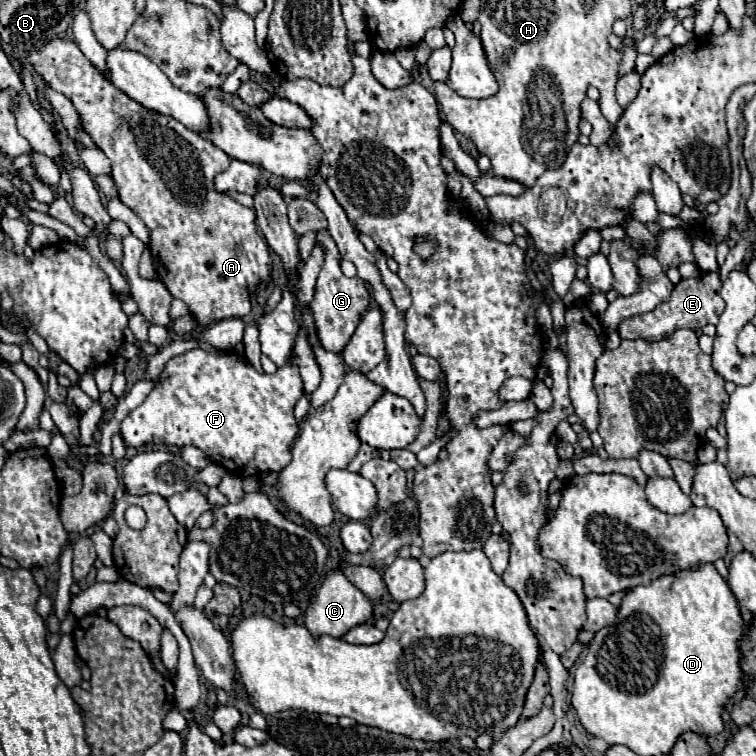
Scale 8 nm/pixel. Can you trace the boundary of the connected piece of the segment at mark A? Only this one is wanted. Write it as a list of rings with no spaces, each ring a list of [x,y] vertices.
[[[54,39],[42,49],[30,51],[26,61],[54,91],[64,93],[74,103],[84,131],[112,161],[112,179],[120,201],[128,205],[150,229],[148,247],[154,257],[158,279],[176,299],[182,299],[190,307],[198,327],[204,329],[220,319],[248,315],[252,309],[250,291],[258,287],[266,289],[271,281],[270,253],[266,239],[256,229],[254,209],[240,205],[230,195],[212,187],[212,179],[228,167],[230,157],[200,133],[188,131],[176,119],[148,111],[132,101],[90,65],[74,41]]]

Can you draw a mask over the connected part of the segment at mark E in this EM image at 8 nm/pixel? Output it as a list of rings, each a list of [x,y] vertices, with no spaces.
[[[720,269],[702,273],[700,277],[690,277],[690,279],[680,279],[680,283],[674,287],[670,301],[660,303],[654,311],[634,315],[624,319],[618,327],[620,339],[644,339],[644,341],[660,341],[668,335],[672,335],[676,329],[692,329],[700,331],[704,325],[718,323],[720,313],[724,311],[724,299],[720,297],[722,281],[720,281]]]

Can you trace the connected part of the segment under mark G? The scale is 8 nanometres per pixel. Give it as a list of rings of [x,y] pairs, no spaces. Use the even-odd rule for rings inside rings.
[[[320,231],[318,233],[318,241],[324,245],[326,249],[326,257],[324,257],[324,265],[320,269],[318,275],[318,283],[316,283],[316,295],[312,299],[312,315],[316,319],[316,329],[318,329],[318,339],[320,345],[326,351],[332,353],[342,353],[342,349],[346,347],[348,339],[352,337],[354,329],[358,327],[368,303],[370,303],[370,295],[366,289],[366,283],[360,277],[352,277],[348,279],[342,271],[340,271],[340,253],[338,247],[334,243],[334,239],[330,237],[328,231]]]

